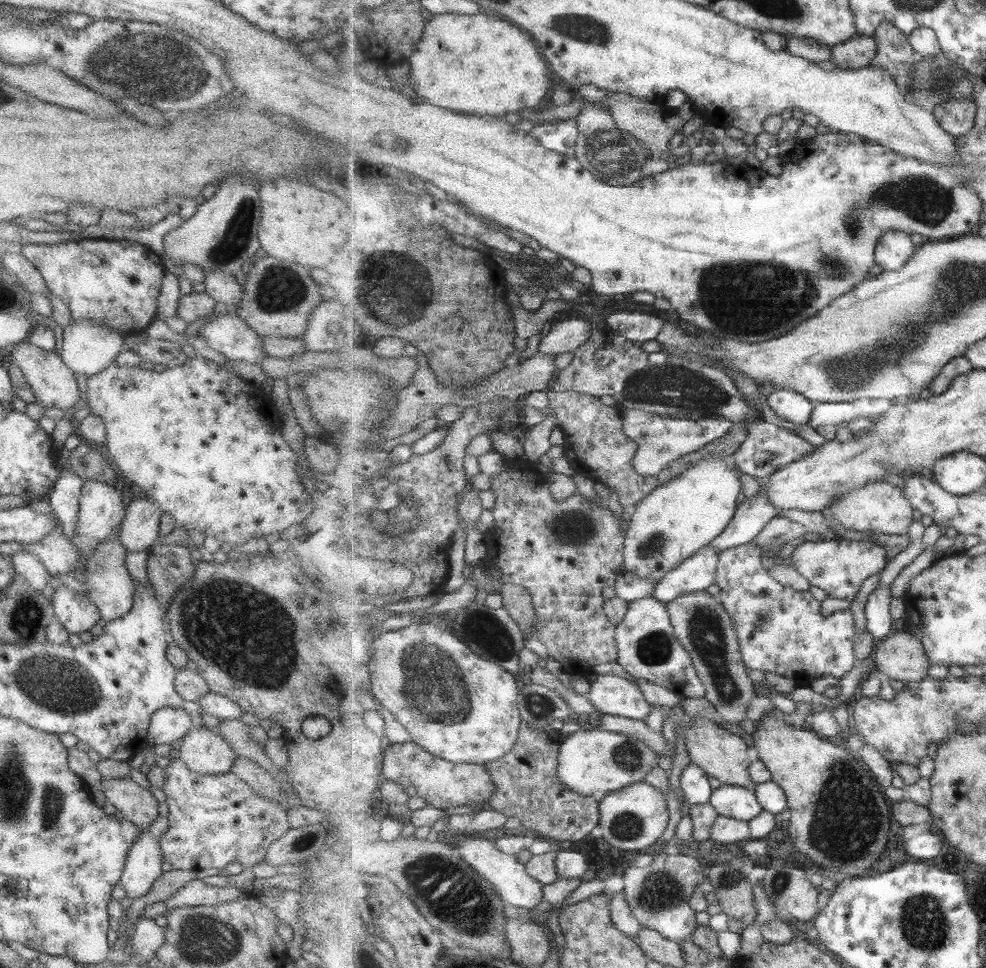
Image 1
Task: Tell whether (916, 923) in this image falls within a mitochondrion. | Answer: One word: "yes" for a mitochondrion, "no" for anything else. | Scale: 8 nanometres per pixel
yes

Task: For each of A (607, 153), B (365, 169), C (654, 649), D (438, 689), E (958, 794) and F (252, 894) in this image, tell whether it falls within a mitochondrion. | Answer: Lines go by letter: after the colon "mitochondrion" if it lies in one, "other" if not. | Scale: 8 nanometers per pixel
A: mitochondrion
B: other
C: mitochondrion
D: mitochondrion
E: other
F: other

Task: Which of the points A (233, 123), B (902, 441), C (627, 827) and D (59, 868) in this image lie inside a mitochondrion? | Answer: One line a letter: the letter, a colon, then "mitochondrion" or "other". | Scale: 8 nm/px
A: other
B: other
C: mitochondrion
D: other

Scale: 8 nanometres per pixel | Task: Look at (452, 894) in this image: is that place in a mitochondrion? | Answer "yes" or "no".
yes

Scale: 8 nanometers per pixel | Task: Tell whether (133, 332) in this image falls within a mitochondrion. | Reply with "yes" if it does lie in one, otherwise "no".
no

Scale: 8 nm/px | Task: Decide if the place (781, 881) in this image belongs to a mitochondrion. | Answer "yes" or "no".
yes

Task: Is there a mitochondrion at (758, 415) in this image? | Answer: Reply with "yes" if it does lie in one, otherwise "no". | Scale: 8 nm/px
no

